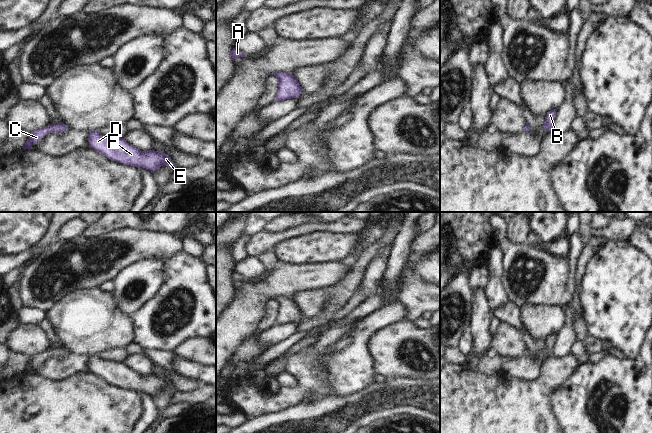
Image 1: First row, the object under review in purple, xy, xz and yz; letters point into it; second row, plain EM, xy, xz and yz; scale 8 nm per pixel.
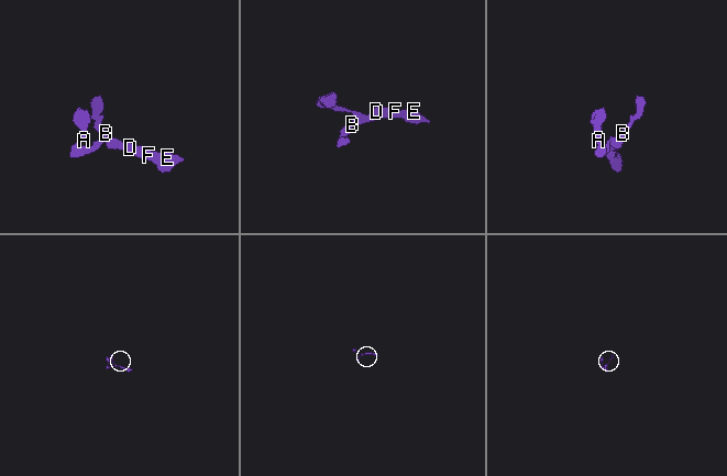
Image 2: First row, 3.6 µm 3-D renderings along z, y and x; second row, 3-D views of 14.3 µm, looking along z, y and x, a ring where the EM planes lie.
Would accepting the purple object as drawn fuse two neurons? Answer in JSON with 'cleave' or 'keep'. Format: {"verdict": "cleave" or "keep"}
{"verdict": "keep"}

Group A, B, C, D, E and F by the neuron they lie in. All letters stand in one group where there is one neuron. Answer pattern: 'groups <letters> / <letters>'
groups A B C D E F

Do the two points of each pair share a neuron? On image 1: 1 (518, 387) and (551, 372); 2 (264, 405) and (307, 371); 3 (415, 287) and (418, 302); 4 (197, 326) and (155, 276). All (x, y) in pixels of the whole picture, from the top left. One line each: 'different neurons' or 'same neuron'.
1: same neuron
2: same neuron
3: same neuron
4: different neurons

